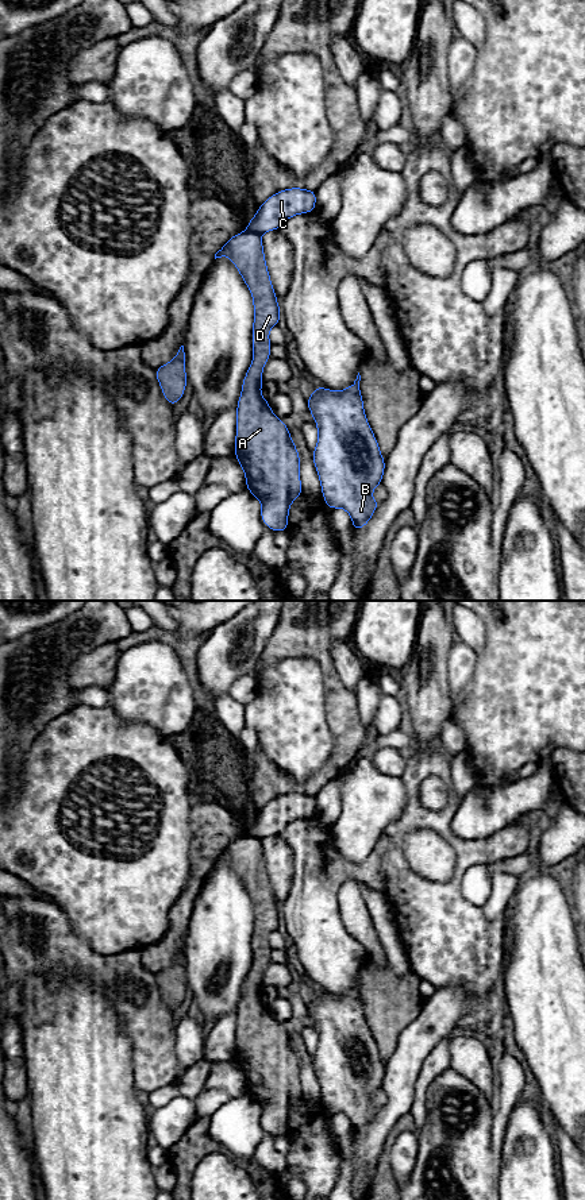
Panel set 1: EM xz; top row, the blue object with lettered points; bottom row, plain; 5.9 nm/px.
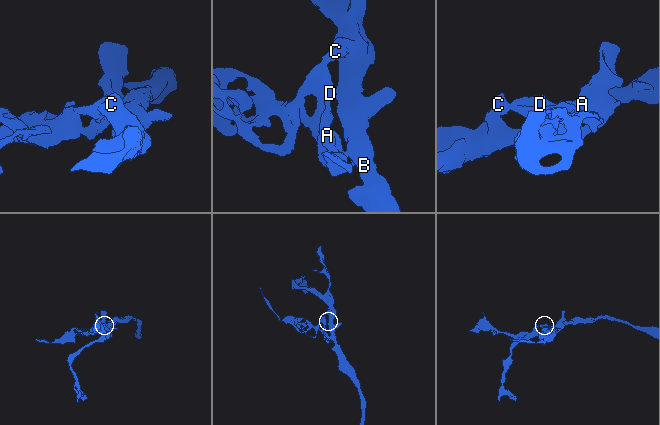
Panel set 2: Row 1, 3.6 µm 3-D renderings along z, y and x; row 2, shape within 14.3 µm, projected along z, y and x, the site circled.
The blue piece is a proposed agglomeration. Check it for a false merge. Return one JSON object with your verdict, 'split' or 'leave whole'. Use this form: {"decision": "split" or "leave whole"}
{"decision": "split"}

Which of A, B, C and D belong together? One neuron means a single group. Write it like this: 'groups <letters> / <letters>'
groups A D / B C

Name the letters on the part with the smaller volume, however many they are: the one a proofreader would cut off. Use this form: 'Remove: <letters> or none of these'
Remove: A, D

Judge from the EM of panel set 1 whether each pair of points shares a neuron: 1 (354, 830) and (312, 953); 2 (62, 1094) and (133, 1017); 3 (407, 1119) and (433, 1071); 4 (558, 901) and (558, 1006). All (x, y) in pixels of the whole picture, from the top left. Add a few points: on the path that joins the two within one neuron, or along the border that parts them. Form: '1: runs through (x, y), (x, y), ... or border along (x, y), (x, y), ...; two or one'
1: border along (330, 830), (351, 861), (374, 848); two
2: border along (115, 996), (133, 1057); two
3: border along (410, 1112), (415, 1131); two
4: runs through (558, 926), (558, 980); one

